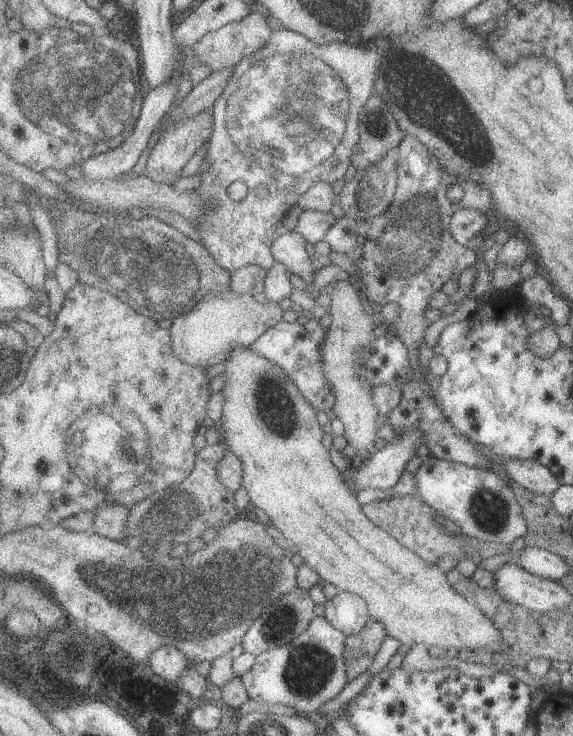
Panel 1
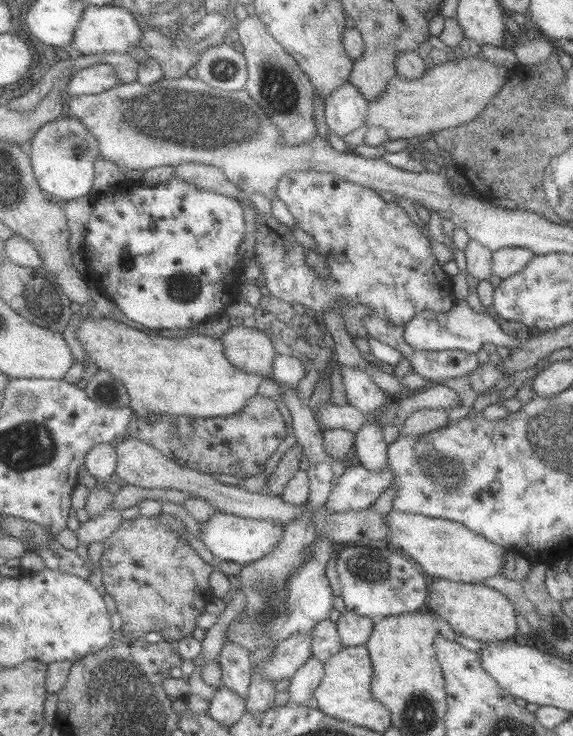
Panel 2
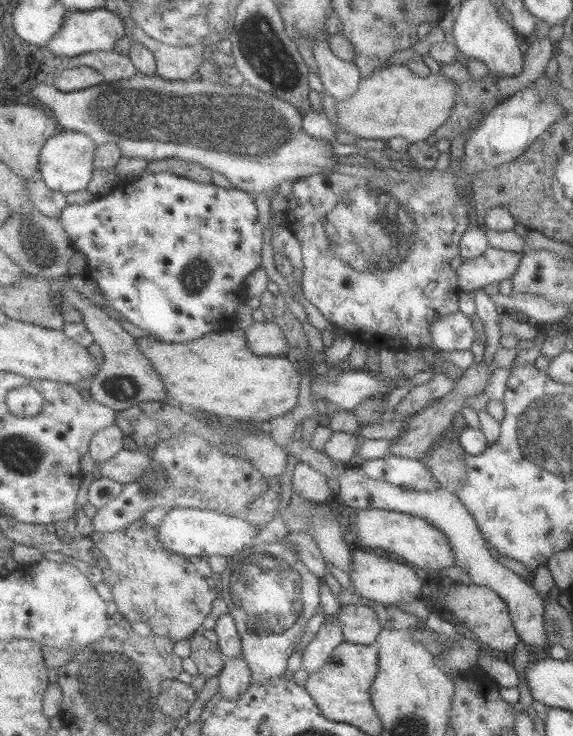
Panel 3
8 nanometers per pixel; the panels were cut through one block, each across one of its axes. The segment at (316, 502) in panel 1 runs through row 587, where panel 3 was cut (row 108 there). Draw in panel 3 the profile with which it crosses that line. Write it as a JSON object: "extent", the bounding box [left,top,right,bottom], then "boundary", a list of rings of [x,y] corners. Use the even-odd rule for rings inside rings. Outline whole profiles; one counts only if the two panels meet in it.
{"extent":[336,64,459,142],"boundary":[[[406,64],[390,65],[369,78],[362,78],[359,91],[347,101],[336,102],[338,126],[361,138],[421,142],[435,134],[449,120],[457,100],[459,86],[454,81],[445,79],[441,71],[429,77],[421,77],[414,74]]]}

